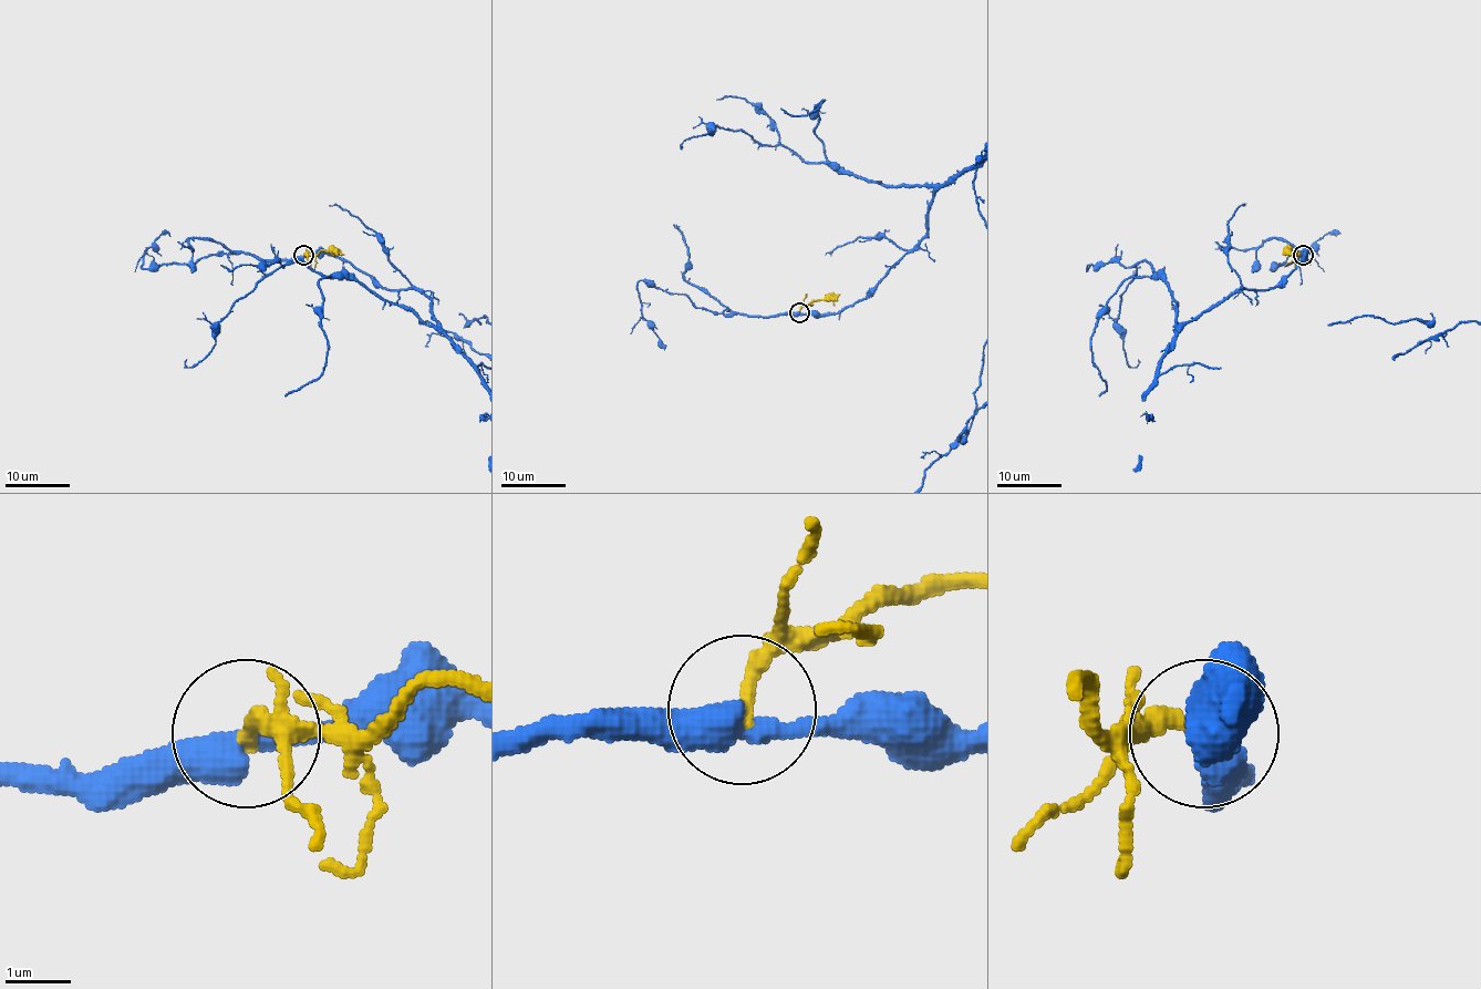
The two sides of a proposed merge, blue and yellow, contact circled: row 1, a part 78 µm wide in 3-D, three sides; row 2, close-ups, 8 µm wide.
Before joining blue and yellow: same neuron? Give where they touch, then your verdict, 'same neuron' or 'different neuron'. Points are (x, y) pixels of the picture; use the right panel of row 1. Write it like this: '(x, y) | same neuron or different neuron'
(1303, 255) | different neuron

